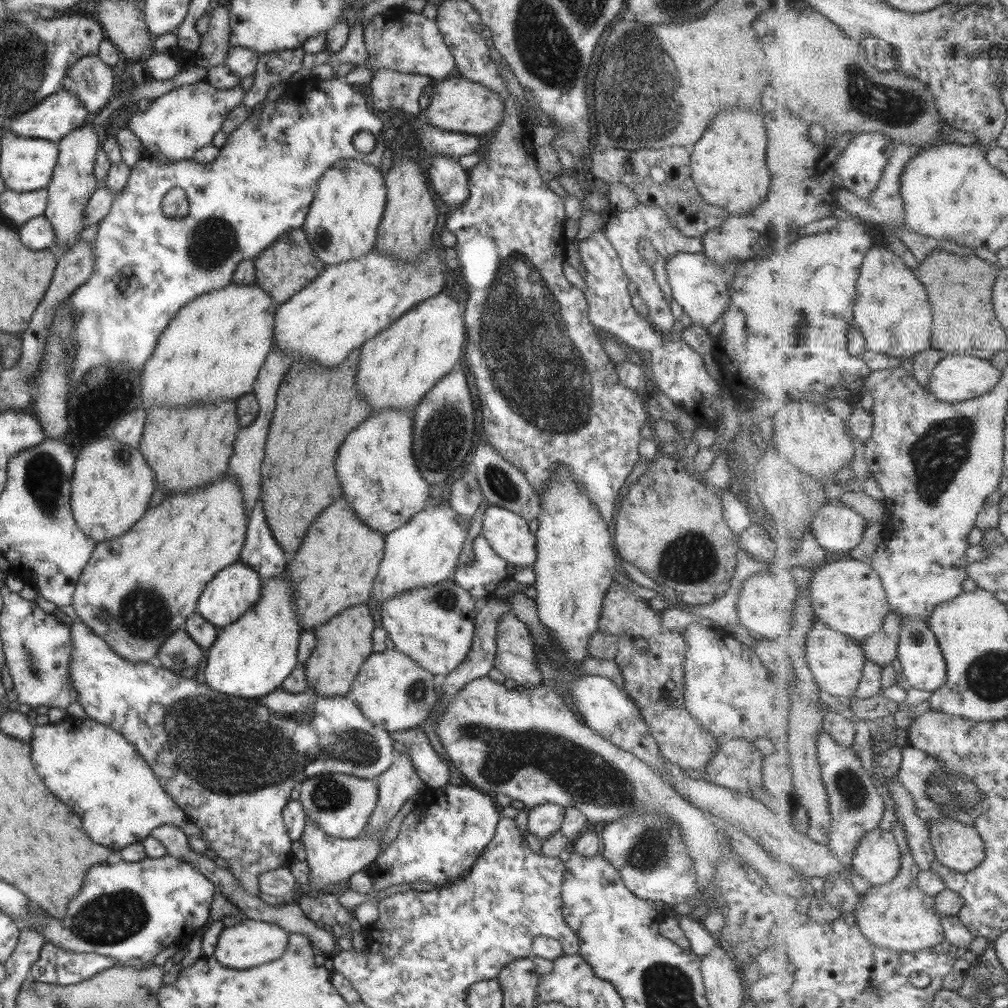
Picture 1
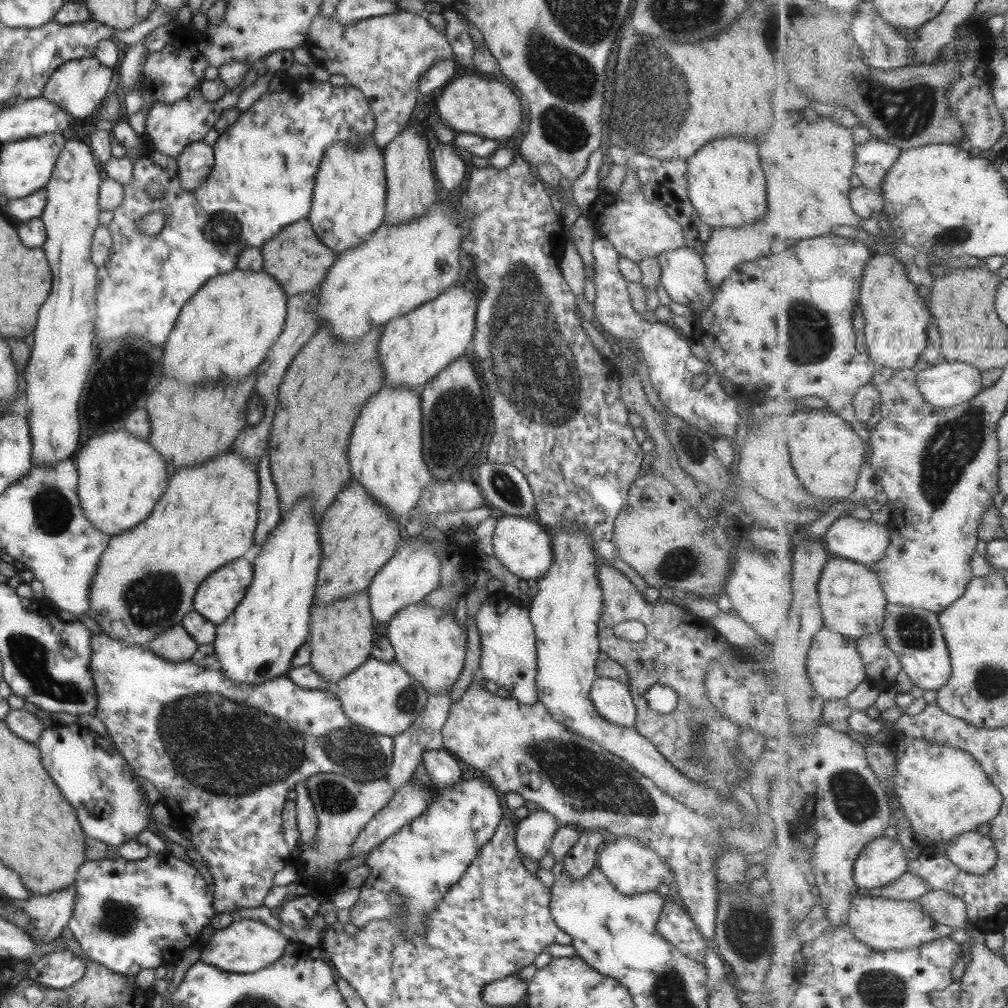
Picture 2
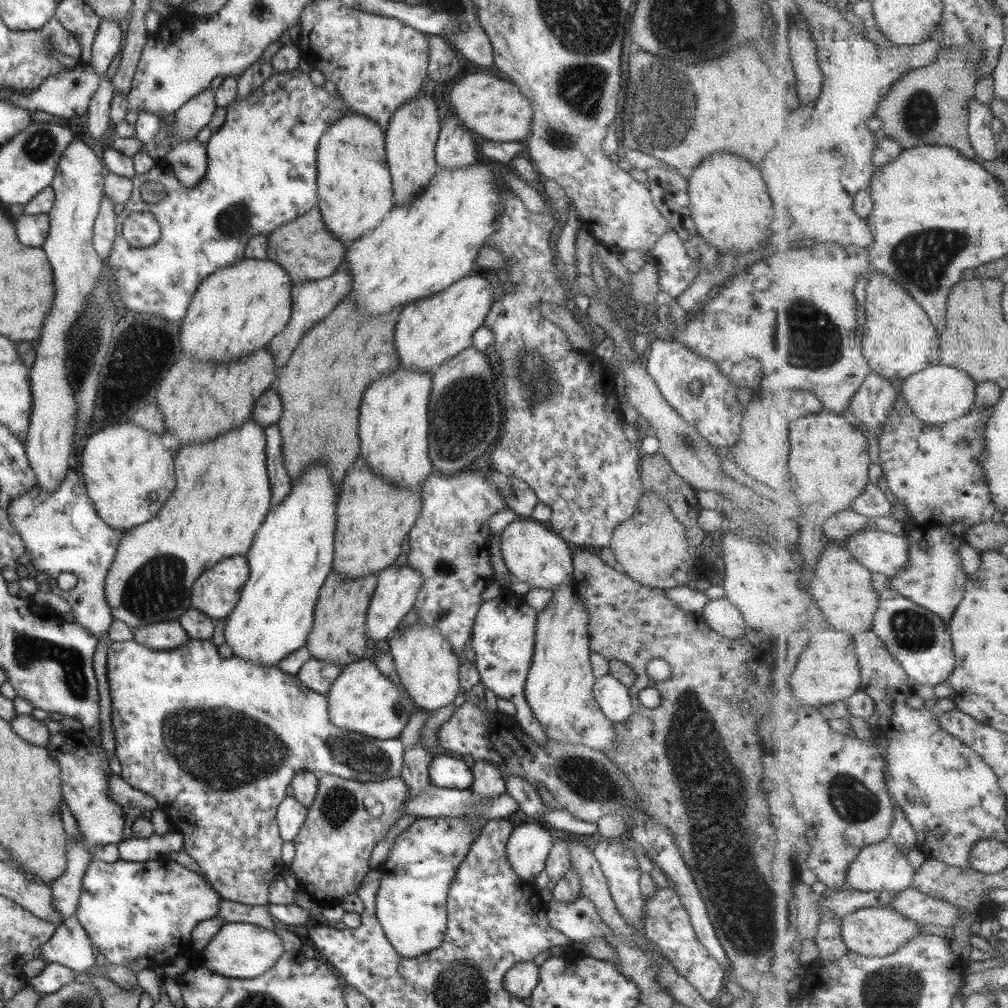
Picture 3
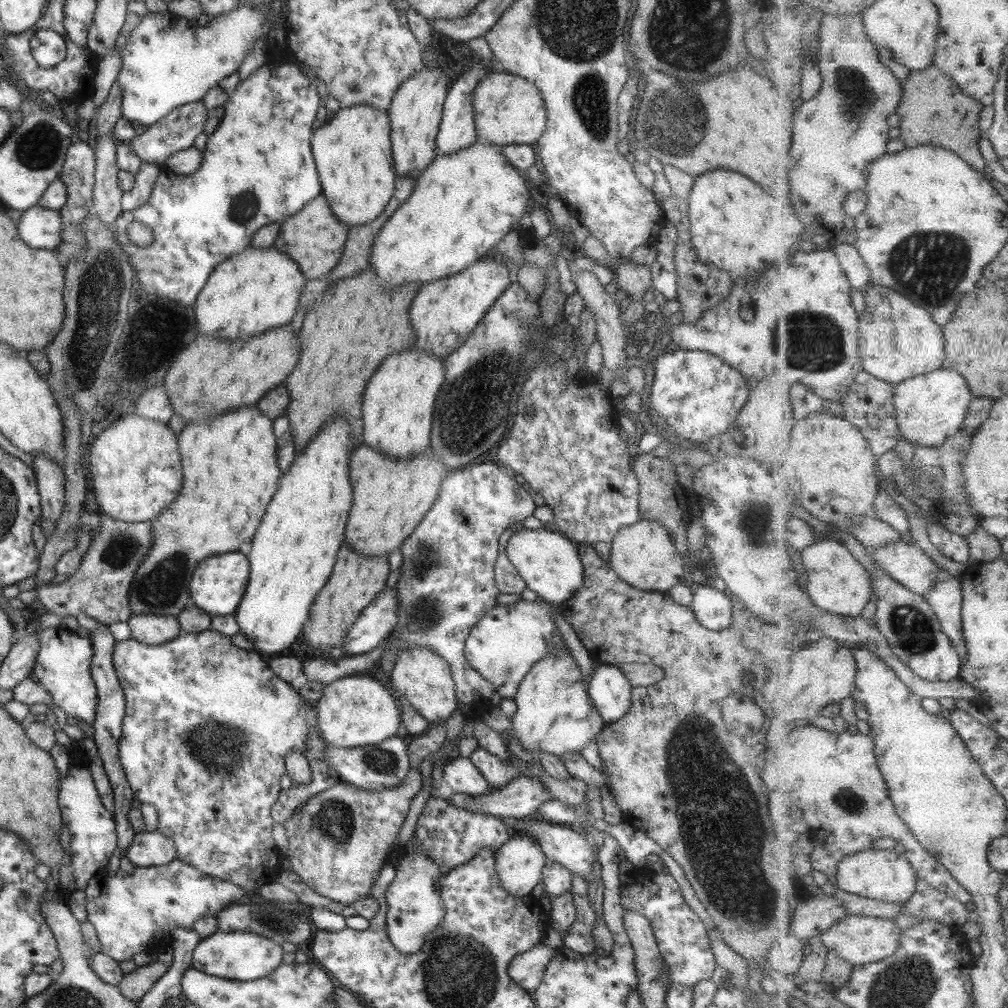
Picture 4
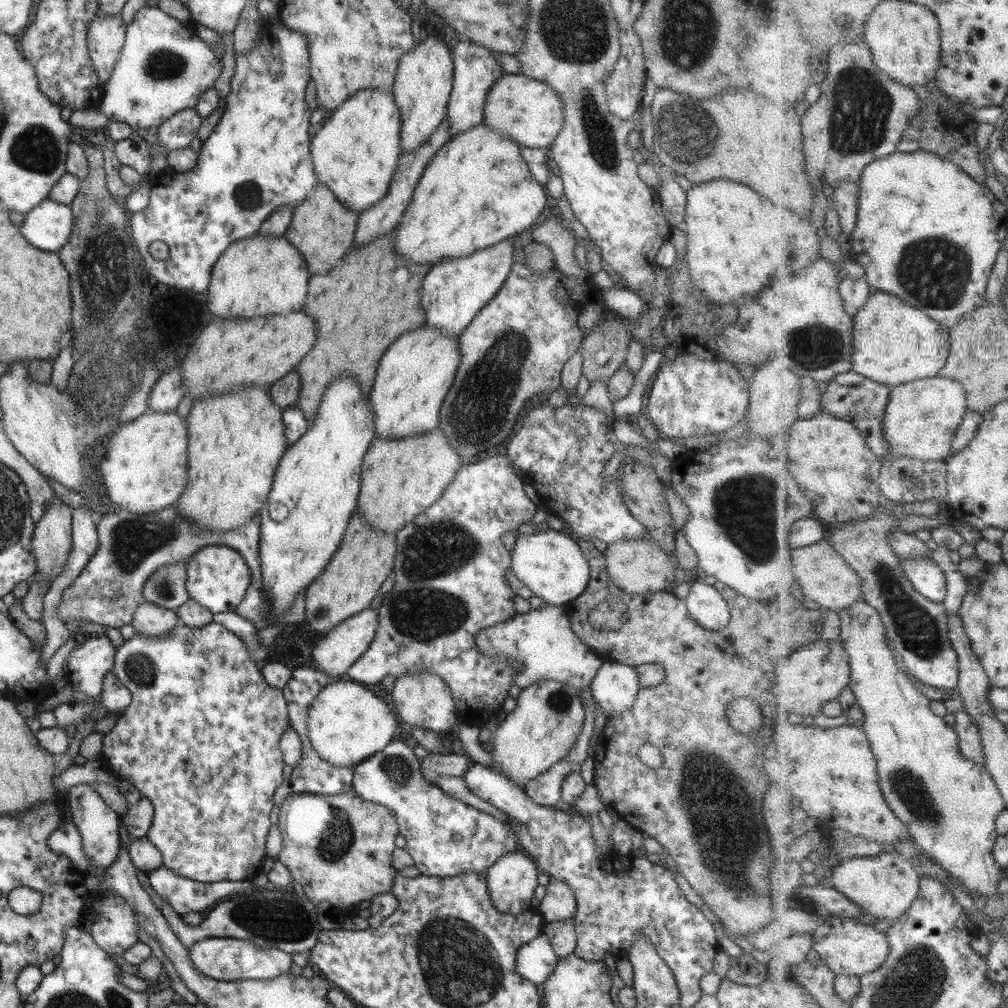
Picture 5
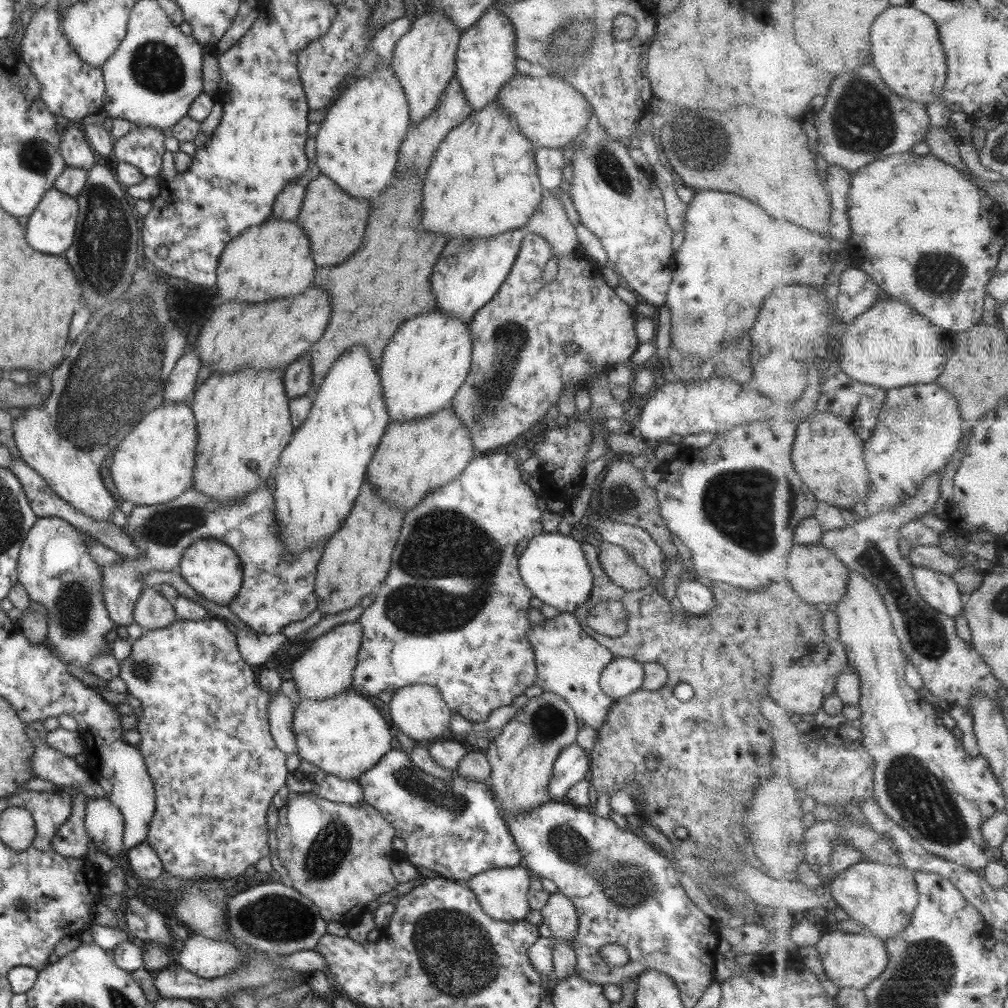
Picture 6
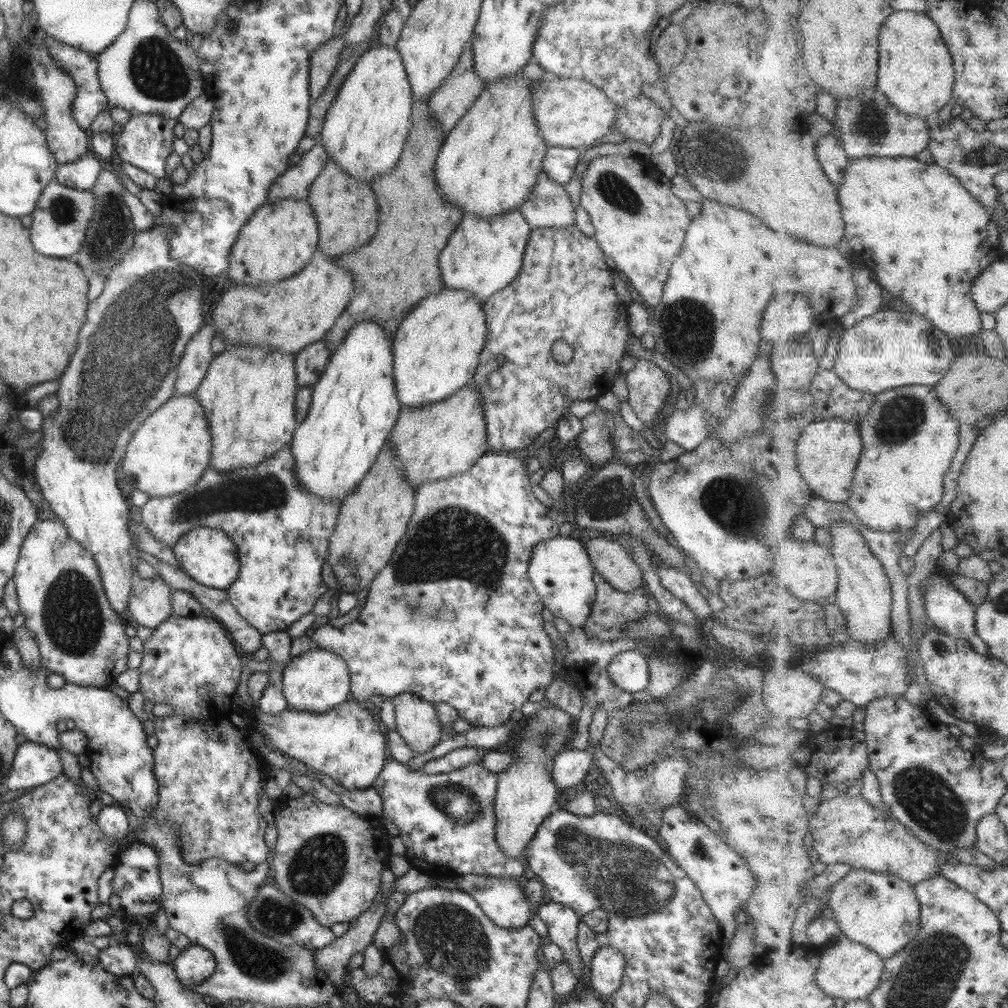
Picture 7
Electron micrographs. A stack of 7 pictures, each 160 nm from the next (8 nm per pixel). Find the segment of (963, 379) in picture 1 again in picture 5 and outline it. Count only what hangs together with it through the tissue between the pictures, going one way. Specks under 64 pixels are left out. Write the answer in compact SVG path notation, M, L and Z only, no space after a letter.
M937 375L894 386L884 416L884 431L890 453L882 461L892 461L903 455L925 462L946 461L953 453L955 433L968 409L965 387L962 382L952 378Z

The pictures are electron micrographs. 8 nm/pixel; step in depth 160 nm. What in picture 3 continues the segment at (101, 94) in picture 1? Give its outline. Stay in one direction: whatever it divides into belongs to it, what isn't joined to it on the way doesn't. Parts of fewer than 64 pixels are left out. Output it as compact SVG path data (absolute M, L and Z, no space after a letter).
M79 62L67 70L45 77L41 84L29 94L21 95L16 91L6 91L3 100L30 112L41 110L41 112L47 112L47 114L53 114L53 116L73 118L74 114L77 114L77 116L86 114L89 101L95 94L101 79L102 76L97 74L89 63Z

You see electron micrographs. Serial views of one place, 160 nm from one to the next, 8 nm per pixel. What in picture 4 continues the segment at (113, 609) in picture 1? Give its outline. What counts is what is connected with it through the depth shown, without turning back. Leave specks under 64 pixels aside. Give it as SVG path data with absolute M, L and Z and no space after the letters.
M256 405L242 406L203 422L185 424L176 443L183 477L181 490L173 502L150 520L150 547L129 581L127 606L130 616L154 614L176 617L190 605L188 584L197 565L210 556L233 552L241 544L250 542L268 502L277 491L280 472L276 463L272 420L261 414Z

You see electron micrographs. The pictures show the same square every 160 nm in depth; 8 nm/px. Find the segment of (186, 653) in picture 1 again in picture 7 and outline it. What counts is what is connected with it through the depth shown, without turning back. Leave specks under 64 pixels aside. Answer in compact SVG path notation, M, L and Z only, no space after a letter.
M162 578L136 579L126 602L126 617L134 625L154 629L172 615L170 594L172 589Z

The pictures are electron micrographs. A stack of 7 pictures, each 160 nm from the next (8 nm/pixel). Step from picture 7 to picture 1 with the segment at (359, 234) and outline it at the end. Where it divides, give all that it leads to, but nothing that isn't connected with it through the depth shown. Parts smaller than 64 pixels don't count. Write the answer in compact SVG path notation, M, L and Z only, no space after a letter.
M300 229L281 234L267 249L264 249L253 261L254 284L265 291L273 304L285 302L292 294L302 290L309 282L317 278L324 264L313 255L305 234Z

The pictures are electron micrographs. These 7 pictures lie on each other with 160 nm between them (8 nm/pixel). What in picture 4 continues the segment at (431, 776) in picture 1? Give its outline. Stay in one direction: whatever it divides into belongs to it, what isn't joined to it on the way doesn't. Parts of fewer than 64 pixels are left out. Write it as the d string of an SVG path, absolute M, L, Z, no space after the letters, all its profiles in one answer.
M455 754L443 766L443 780L453 792L472 797L487 794L493 790L468 758L462 758Z

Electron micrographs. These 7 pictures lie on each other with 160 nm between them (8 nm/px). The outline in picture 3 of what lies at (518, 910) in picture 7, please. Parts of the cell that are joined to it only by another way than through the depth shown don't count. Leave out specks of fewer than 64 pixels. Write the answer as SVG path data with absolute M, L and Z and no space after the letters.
M521 823L512 829L507 840L506 857L510 867L521 881L529 883L531 878L544 870L551 834L535 823Z

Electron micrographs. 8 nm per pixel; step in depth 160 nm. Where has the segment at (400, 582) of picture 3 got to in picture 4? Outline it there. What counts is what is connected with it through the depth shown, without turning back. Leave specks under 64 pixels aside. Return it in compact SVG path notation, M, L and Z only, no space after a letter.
M383 587L350 626L341 649L355 655L373 650L397 624L397 609L396 588Z

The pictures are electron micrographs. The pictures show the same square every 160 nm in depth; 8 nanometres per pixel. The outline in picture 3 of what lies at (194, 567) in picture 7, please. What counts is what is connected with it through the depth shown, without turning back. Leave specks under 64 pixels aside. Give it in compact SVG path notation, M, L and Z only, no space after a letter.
M233 555L216 562L195 579L191 608L214 620L226 619L240 597L248 574L244 556Z

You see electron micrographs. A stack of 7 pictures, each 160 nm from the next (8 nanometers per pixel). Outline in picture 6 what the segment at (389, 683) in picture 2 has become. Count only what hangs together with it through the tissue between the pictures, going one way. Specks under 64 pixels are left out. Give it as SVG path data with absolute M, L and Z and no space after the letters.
M345 689L333 698L297 700L291 732L298 748L297 756L339 780L357 780L395 745L392 725L383 720L373 704L351 689Z

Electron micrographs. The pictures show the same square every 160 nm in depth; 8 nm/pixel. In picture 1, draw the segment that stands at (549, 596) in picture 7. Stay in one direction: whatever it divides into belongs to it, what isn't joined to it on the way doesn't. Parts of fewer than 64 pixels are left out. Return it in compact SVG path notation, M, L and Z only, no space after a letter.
M489 505L482 514L481 536L489 543L491 550L498 554L508 564L513 566L530 566L535 554L535 537L529 533L526 520L510 510L495 505Z

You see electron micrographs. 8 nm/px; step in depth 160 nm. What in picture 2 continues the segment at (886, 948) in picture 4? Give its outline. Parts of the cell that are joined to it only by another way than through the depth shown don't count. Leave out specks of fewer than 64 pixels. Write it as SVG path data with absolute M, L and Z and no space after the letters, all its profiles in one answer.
M860 892L854 897L848 920L854 935L875 950L915 949L938 938L948 937L955 927L937 922L920 903L920 900L874 897Z

